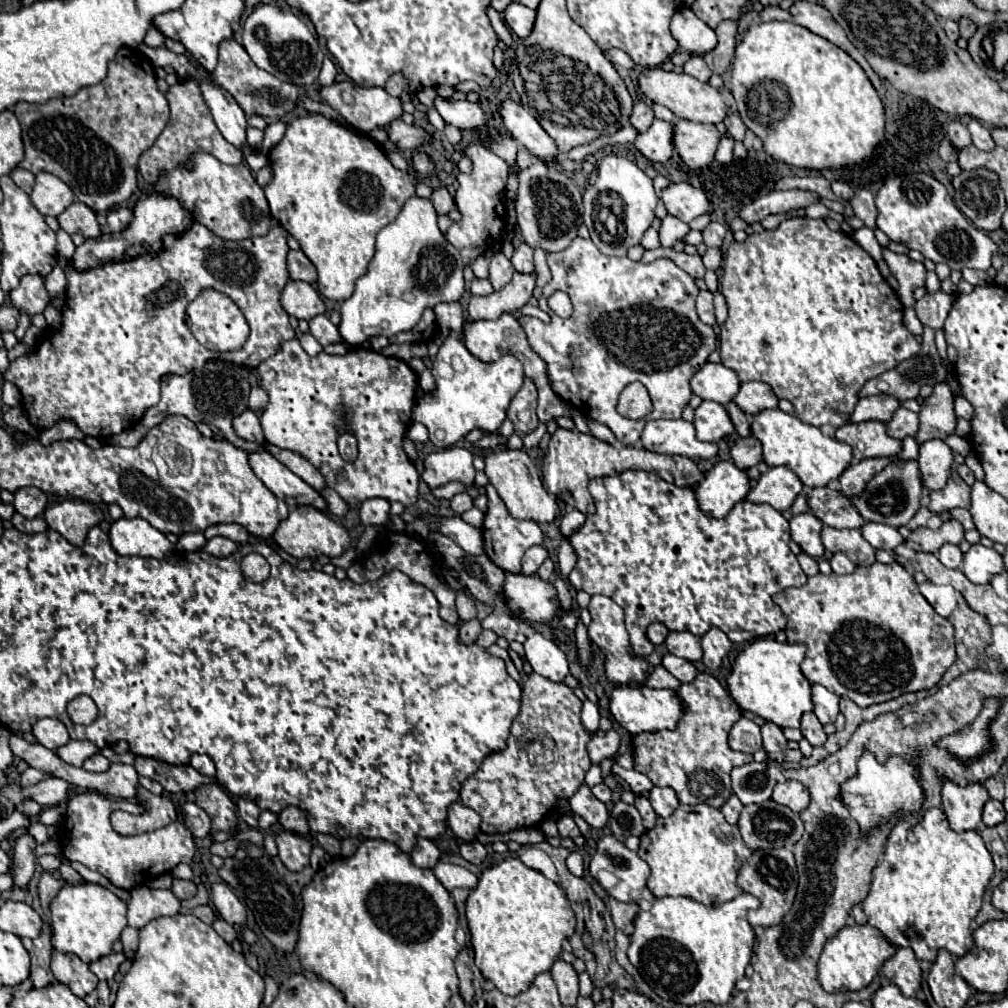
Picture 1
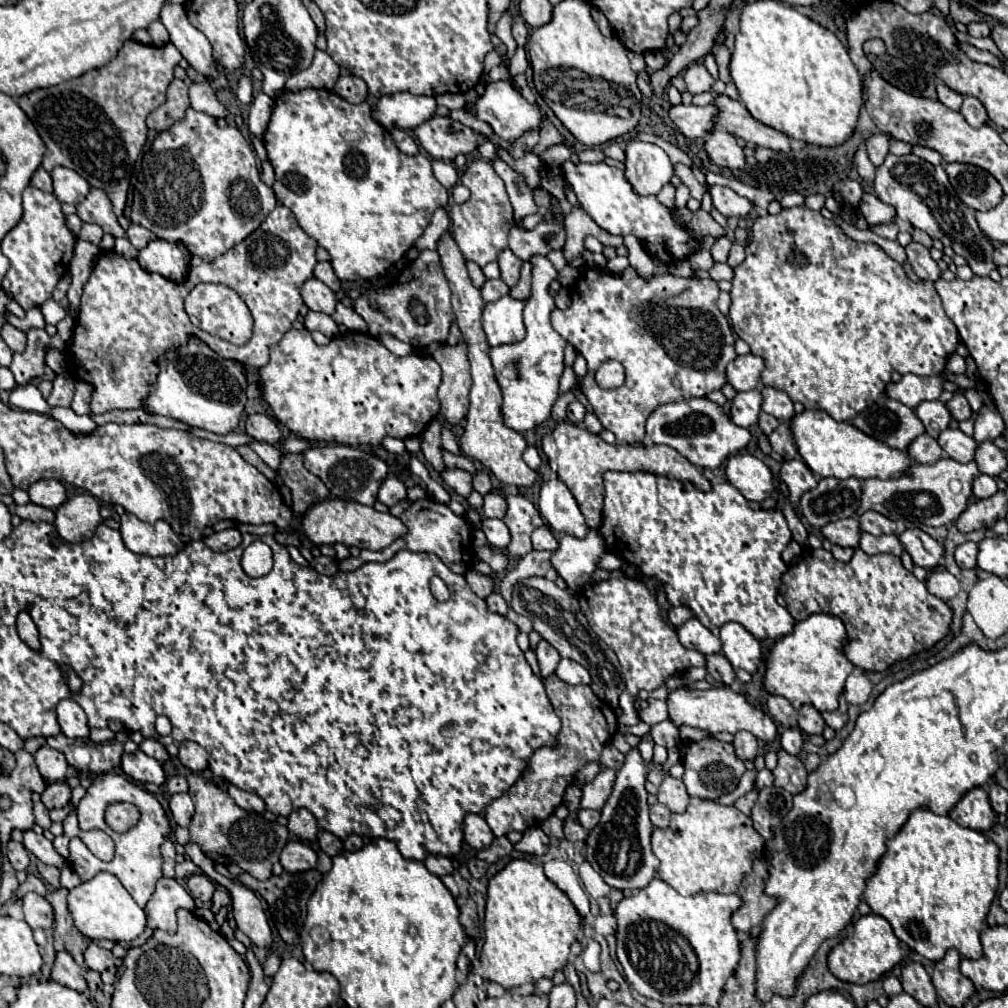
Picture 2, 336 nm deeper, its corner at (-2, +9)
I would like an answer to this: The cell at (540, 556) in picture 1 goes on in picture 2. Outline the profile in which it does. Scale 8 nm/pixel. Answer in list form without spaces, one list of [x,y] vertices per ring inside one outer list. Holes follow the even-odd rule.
[[[540,526],[532,534],[532,546],[534,546],[534,550],[550,550],[550,552],[554,552],[558,548],[558,540],[552,536],[548,526]]]

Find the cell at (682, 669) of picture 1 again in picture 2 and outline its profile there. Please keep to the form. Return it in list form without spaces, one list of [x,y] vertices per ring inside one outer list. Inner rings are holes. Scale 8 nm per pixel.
[[[710,654],[710,656],[706,656],[706,670],[708,670],[708,674],[710,674],[718,684],[732,686],[734,680],[736,680],[732,664],[730,664],[722,654]]]

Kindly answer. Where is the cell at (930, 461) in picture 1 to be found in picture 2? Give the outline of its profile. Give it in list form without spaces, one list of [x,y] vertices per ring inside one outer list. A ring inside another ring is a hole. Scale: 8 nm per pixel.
[[[946,428],[940,436],[938,436],[938,444],[940,448],[956,462],[970,462],[974,458],[974,450],[976,450],[976,442],[974,438],[962,434],[960,430],[950,430]]]

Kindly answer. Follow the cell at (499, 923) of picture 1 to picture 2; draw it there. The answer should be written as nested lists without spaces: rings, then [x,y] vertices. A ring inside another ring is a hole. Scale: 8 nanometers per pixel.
[[[510,860],[488,882],[486,894],[486,918],[484,918],[484,948],[480,952],[480,974],[484,980],[498,982],[506,990],[538,982],[540,978],[552,978],[556,970],[562,970],[570,956],[570,944],[580,936],[580,916],[570,898],[544,874],[542,864],[530,864],[528,860]]]

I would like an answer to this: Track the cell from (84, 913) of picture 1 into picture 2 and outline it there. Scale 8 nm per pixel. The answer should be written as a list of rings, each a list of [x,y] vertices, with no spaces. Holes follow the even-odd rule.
[[[100,872],[92,880],[72,888],[68,892],[68,910],[72,914],[74,926],[80,930],[80,934],[88,942],[92,940],[110,940],[110,942],[134,940],[146,928],[144,910],[134,902],[134,898],[126,892],[120,880],[110,872]]]

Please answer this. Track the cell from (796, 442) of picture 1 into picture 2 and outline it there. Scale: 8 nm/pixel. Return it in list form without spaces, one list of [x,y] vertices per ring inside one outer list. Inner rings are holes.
[[[804,410],[790,420],[790,430],[794,444],[798,446],[798,454],[806,462],[806,466],[816,476],[834,476],[834,478],[894,478],[908,470],[912,464],[906,452],[892,450],[868,438],[864,432],[856,430],[850,422],[836,422],[824,410]]]

